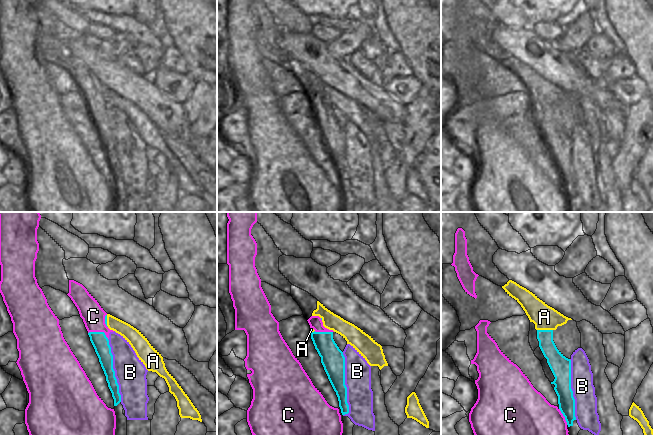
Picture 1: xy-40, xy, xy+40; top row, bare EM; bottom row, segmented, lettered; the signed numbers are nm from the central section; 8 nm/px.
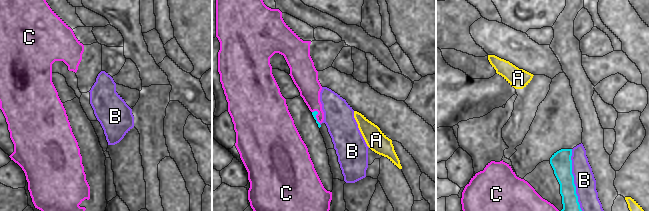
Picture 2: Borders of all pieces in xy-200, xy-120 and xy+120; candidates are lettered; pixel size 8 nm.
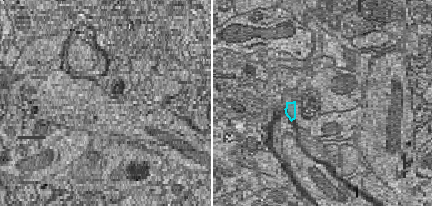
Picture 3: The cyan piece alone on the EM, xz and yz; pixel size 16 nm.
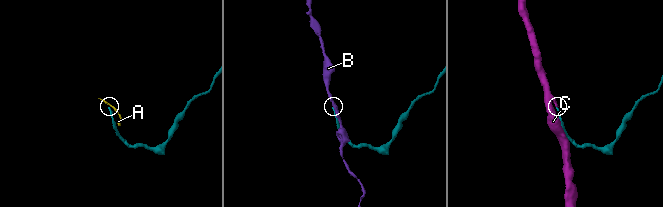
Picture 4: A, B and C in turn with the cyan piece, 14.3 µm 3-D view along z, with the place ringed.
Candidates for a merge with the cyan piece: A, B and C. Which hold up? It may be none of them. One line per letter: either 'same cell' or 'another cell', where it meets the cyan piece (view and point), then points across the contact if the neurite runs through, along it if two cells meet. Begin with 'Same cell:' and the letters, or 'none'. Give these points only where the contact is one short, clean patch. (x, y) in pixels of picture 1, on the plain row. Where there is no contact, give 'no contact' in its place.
Same cell: C
A: another cell | xy+40 (545, 106) | along xy+40 (537, 105), (552, 106)
B: another cell | xy (344, 160)
C: same cell | xy-40 (99, 108)

